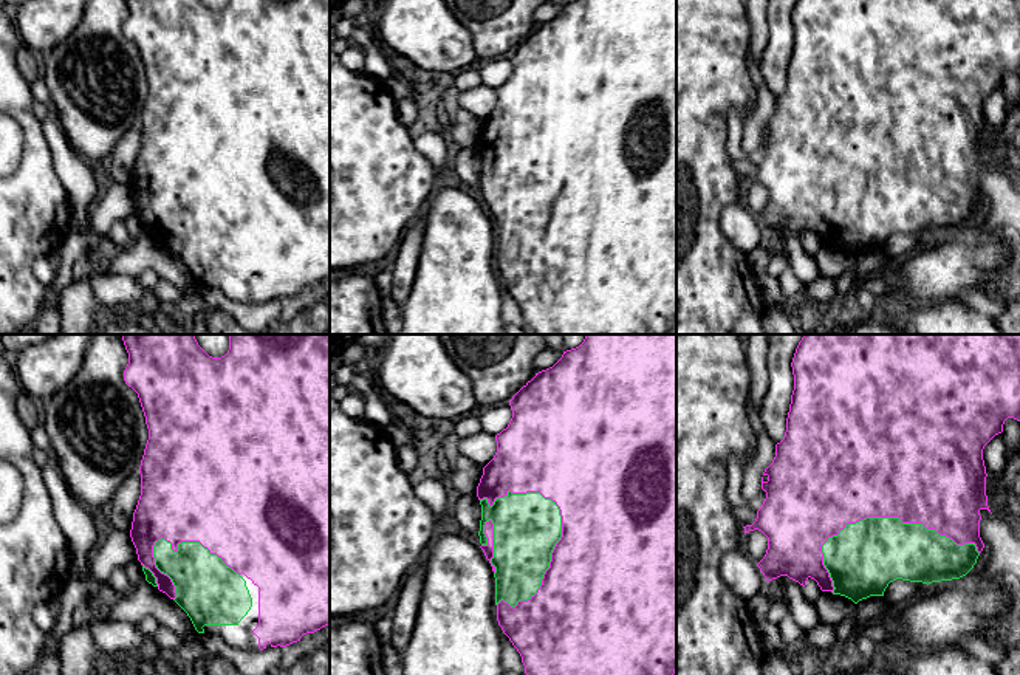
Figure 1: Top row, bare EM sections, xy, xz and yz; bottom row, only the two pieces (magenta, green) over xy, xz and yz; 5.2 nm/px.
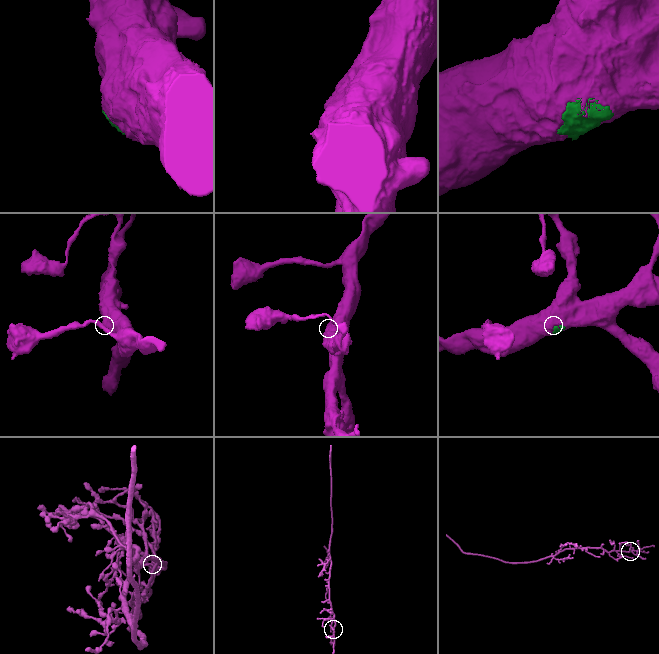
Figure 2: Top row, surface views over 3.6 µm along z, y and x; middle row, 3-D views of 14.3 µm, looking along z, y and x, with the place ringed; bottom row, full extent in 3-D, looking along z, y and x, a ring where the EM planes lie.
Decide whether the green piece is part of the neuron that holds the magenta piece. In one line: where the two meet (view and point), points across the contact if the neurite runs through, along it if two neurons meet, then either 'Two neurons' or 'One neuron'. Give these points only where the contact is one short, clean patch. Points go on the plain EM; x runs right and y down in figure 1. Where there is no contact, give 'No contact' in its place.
Touches magenta at xz (551, 214). One neuron

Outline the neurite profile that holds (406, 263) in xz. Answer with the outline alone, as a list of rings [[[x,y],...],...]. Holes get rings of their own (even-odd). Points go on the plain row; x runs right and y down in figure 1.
[[[424,212],[423,215],[402,234],[399,242],[398,257],[393,265],[392,279],[392,299],[402,307],[410,296],[418,259],[421,255],[423,238],[424,238]]]

